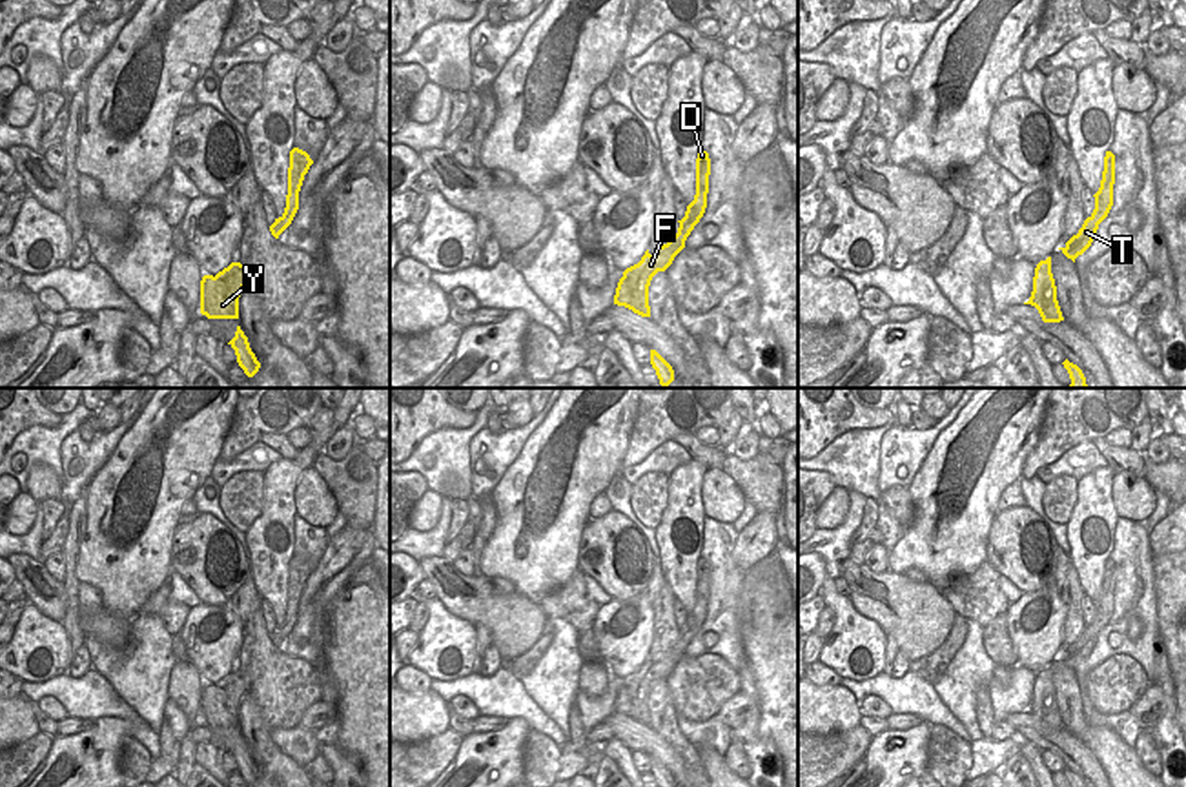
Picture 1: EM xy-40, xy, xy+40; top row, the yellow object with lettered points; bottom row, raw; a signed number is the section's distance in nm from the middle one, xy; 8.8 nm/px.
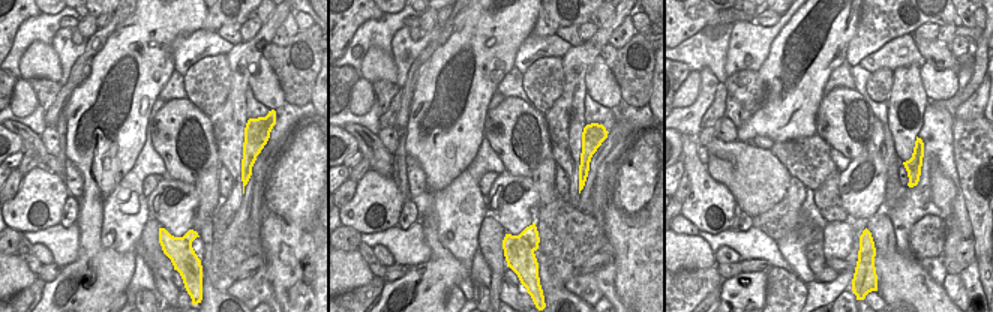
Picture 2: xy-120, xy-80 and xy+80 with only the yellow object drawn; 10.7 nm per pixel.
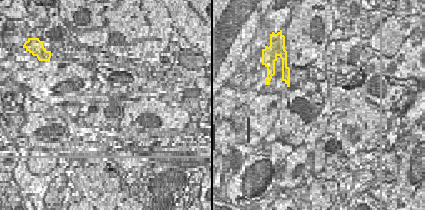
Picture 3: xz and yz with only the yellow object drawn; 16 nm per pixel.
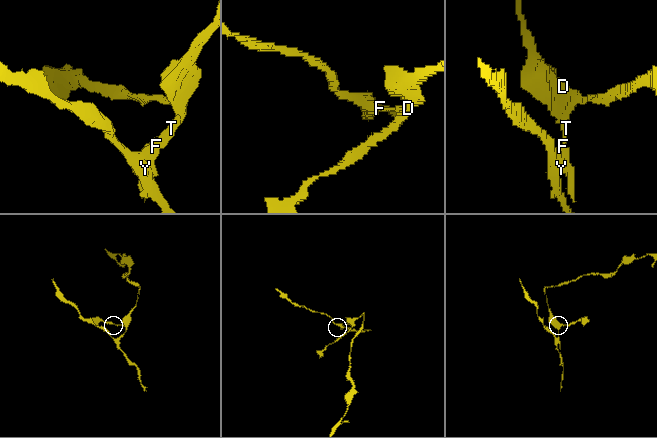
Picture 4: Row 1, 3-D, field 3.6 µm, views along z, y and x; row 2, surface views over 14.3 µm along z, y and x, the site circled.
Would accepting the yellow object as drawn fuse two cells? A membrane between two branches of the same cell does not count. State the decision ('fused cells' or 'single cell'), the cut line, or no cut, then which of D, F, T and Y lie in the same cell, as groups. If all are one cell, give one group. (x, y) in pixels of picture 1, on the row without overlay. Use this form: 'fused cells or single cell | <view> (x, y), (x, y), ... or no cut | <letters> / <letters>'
fused cells | xy-40 (215, 684), (224, 691), (237, 718) | D F T / Y

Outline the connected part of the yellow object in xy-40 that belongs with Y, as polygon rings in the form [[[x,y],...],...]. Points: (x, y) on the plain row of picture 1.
[[[213,683],[202,685],[200,721],[208,727],[239,727],[235,705],[228,700],[224,689]]]

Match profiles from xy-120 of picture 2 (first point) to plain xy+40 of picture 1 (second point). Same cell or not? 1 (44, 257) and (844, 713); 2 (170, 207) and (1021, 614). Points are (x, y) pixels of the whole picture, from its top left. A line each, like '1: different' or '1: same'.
1: different
2: same

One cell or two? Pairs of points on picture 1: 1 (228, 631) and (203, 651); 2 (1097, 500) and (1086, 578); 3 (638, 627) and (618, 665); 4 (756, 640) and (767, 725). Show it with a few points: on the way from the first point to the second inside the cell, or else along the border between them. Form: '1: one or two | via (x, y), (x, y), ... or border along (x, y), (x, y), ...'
1: one | via (223, 636), (208, 647)
2: one | via (1083, 520), (1079, 523), (1079, 540), (1084, 558)
3: one | via (629, 636), (623, 642), (622, 656)
4: one | via (771, 662), (771, 704)

